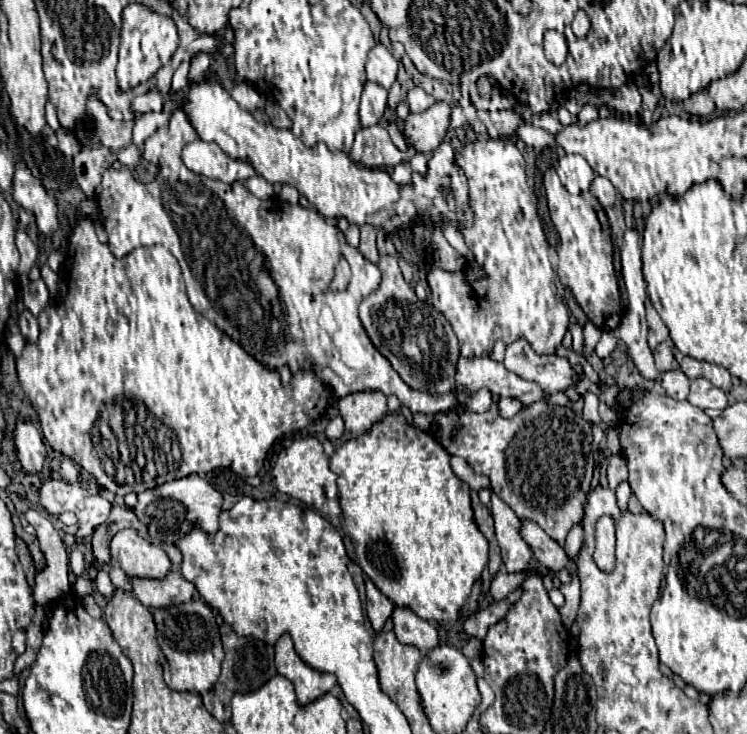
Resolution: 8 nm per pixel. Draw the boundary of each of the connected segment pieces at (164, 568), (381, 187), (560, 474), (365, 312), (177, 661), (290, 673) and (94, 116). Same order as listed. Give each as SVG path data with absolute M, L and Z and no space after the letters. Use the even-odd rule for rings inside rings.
M136 529L118 531L110 541L110 553L120 561L128 577L164 579L172 571L172 561L166 551L142 539Z
M206 77L202 81L192 81L180 93L180 99L182 101L180 101L178 107L182 111L186 111L186 115L190 119L190 125L194 127L198 139L216 143L230 159L250 163L256 169L256 173L262 175L270 183L288 183L288 185L294 185L300 191L300 195L304 195L324 217L346 217L354 225L370 223L370 225L386 229L386 231L394 231L396 227L412 225L418 219L418 215L424 215L428 223L442 223L442 215L448 215L448 219L458 229L462 227L462 219L466 219L468 223L472 223L472 211L468 207L468 195L466 195L468 193L466 177L456 167L455 153L448 141L440 143L440 147L432 153L433 157L428 175L422 177L422 175L414 173L412 175L412 185L404 185L402 187L402 185L396 185L392 181L392 177L390 177L388 171L362 167L362 165L350 161L348 155L342 153L342 151L332 153L324 143L318 145L318 147L306 149L306 145L298 137L294 137L290 129L276 129L270 123L259 123L252 117L250 111L240 109L240 105L232 99L232 95L214 77Z
M496 401L486 411L484 415L478 413L464 413L460 409L440 413L440 415L414 415L414 425L424 431L438 431L438 441L440 445L450 453L450 455L460 455L464 457L470 467L476 473L482 473L490 479L492 491L510 505L510 509L520 517L520 519L534 519L542 529L556 539L558 545L564 545L566 535L570 527L584 517L584 499L590 489L592 473L594 473L594 459L590 459L584 453L582 439L586 433L592 433L590 425L578 417L570 407L560 407L554 403L534 403L532 407L520 409L512 419L502 419L496 409Z
M380 255L380 257L384 259L384 261L380 259L380 263L378 263L378 265L382 265L382 267L380 267L380 269L382 269L382 283L380 283L380 287L378 287L378 291L374 291L374 293L370 293L368 297L364 297L364 299L362 299L362 303L360 303L360 307L358 307L358 313L360 313L360 321L362 321L362 325L364 325L364 331L366 331L366 335L370 337L370 341L374 343L374 347L376 347L376 349L380 351L380 355L384 355L384 357L386 357L386 359L390 361L390 365L394 367L394 371L396 371L396 373L398 373L398 375L402 377L402 381L404 381L404 383L406 383L406 385L408 385L410 389L414 389L414 391L426 391L426 393L430 393L430 395L446 395L446 393L454 393L454 391L458 389L458 385L454 383L454 371L458 369L458 359L460 359L460 347L458 347L458 339L456 339L456 335L454 335L454 329L450 327L450 323L446 323L446 317L444 317L444 315L442 315L442 313L440 313L440 311L438 311L438 309L436 309L434 305L430 305L428 301L420 301L420 299L416 297L416 293L414 293L414 289L412 289L412 287L410 287L410 285L408 285L406 281L404 281L404 277L402 277L402 271L400 271L400 267L398 267L398 259L396 259L396 257L392 257L392 255ZM408 349L410 349L410 351L412 351L412 349L414 349L414 351L418 351L418 357L416 357L416 365L412 363L412 359L414 359L414 357L410 357L410 351L408 351Z
M200 599L190 603L162 607L154 611L154 621L158 627L158 645L170 665L170 683L168 687L174 691L192 691L206 693L214 687L220 675L220 665L224 659L220 631L214 619L210 605Z
M282 635L276 643L276 669L294 683L300 705L316 701L336 685L336 677L332 673L318 673L298 657L290 635Z
M94 89L88 97L86 117L88 117L88 123L92 125L94 133L102 141L102 145L106 149L110 149L112 153L116 153L122 147L132 145L132 127L134 127L136 119L130 119L130 121L110 119L110 115L106 111L106 105L96 97L96 91L98 89Z

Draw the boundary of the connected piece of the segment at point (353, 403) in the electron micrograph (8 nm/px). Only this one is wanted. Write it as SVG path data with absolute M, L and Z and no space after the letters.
M378 391L352 393L338 399L338 411L346 429L354 435L364 435L370 427L388 415L386 397Z

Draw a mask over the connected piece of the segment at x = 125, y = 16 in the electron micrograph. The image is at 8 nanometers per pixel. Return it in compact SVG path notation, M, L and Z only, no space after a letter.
M130 3L122 11L120 31L120 61L116 67L120 89L136 87L138 83L154 77L154 73L167 64L178 46L178 31L172 19L158 15L140 3Z

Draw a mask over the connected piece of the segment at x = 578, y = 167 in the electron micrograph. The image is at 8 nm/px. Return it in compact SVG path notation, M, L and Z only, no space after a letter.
M562 155L558 161L558 175L572 195L588 189L596 177L594 169L582 159L582 155Z

